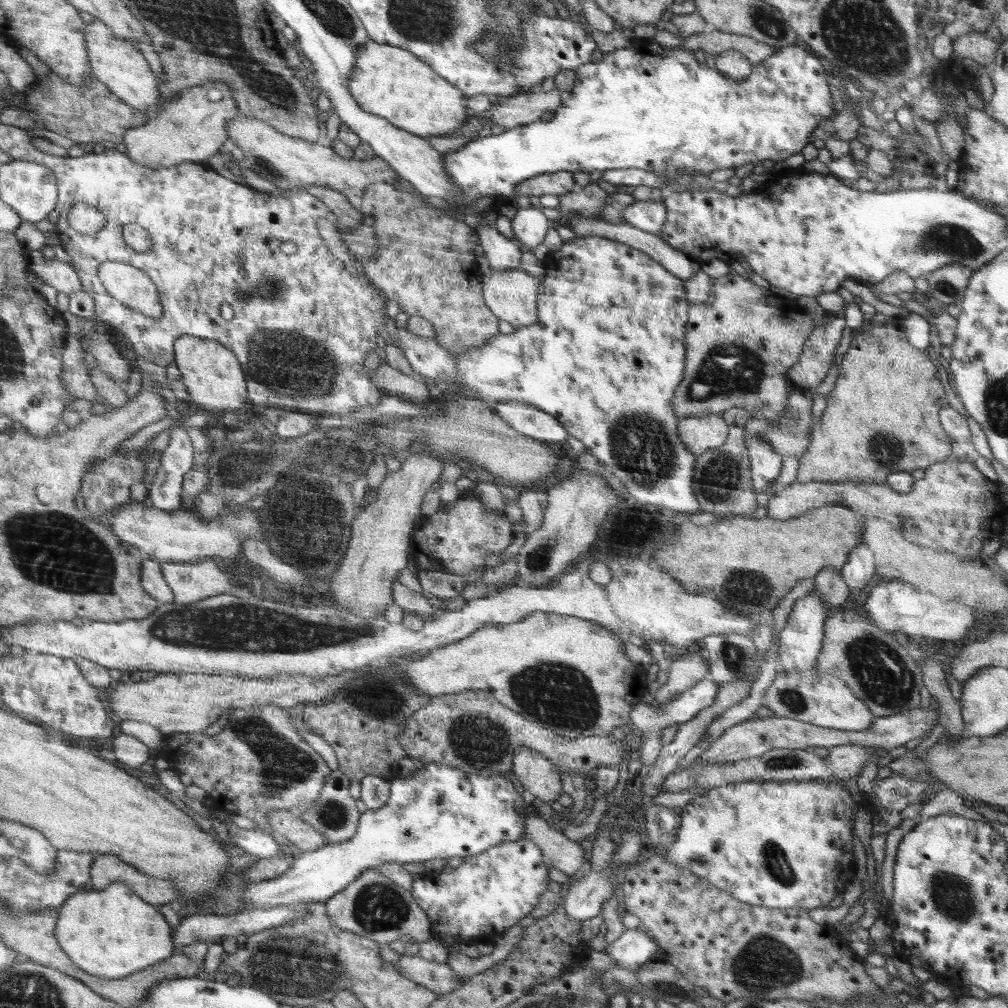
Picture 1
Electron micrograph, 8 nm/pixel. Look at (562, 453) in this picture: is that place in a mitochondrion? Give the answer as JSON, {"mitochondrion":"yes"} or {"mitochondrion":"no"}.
{"mitochondrion":"no"}

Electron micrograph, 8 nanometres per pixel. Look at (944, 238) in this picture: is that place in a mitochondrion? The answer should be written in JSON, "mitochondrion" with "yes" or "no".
{"mitochondrion":"yes"}

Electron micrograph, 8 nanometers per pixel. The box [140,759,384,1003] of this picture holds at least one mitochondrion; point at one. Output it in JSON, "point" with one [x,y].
{"point":[297,966]}

